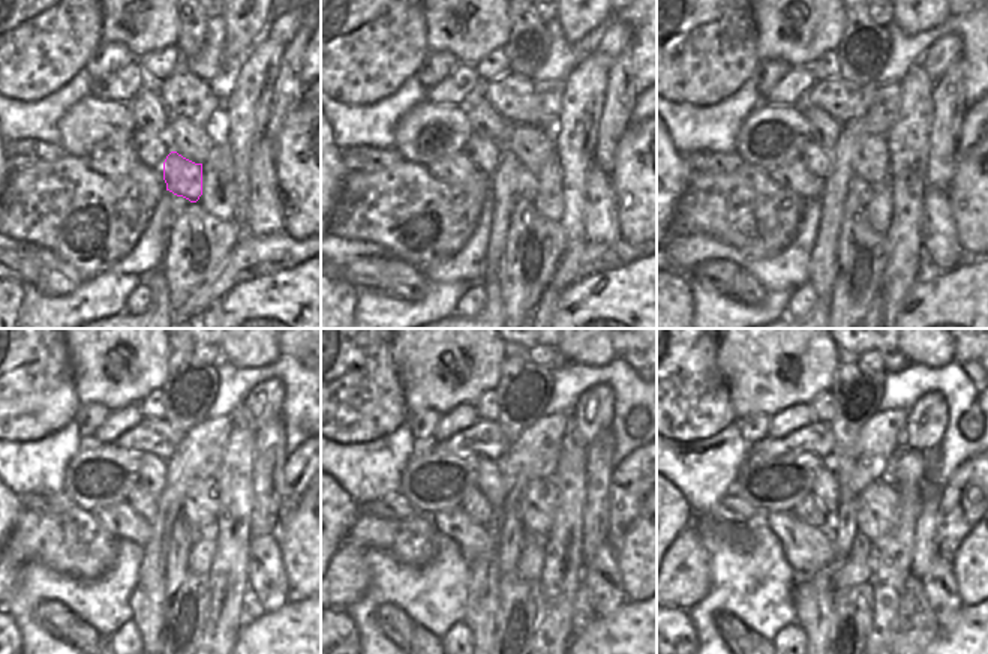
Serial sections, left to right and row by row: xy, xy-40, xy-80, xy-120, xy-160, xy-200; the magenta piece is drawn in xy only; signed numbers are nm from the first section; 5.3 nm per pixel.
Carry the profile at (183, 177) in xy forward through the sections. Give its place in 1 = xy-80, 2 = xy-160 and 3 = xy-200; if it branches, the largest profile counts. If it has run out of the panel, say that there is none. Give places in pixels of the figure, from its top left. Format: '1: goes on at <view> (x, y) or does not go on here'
1: goes on at xy-80 (864, 191)
2: goes on at xy-160 (529, 539)
3: goes on at xy-200 (861, 548)

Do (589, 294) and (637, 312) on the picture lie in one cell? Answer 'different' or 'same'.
same

